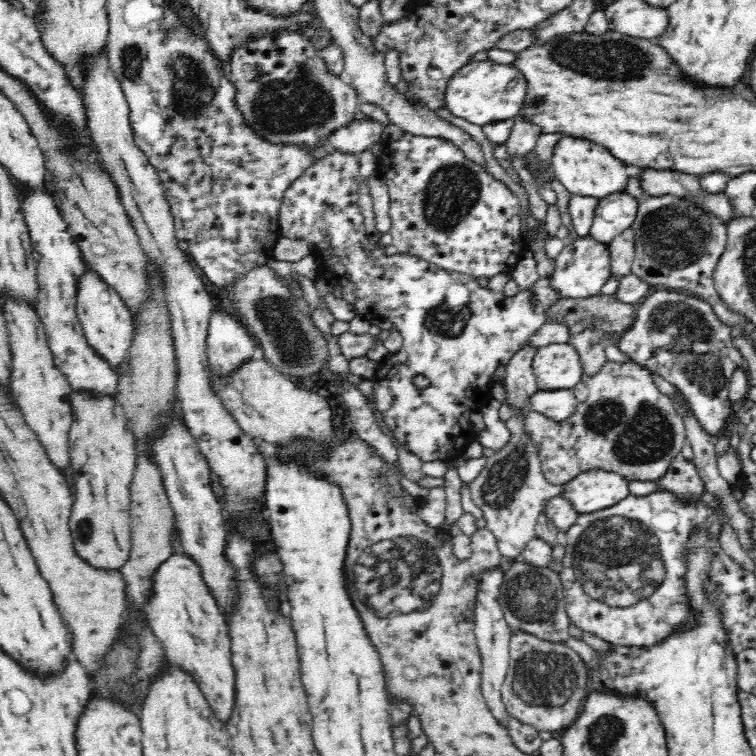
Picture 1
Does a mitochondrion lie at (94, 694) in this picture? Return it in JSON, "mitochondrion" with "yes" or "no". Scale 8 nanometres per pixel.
{"mitochondrion":"no"}

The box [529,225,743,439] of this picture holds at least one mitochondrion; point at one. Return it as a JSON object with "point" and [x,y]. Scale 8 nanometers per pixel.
{"point":[683,332]}

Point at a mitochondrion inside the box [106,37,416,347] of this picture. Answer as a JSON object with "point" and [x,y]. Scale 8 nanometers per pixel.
{"point":[290,100]}

